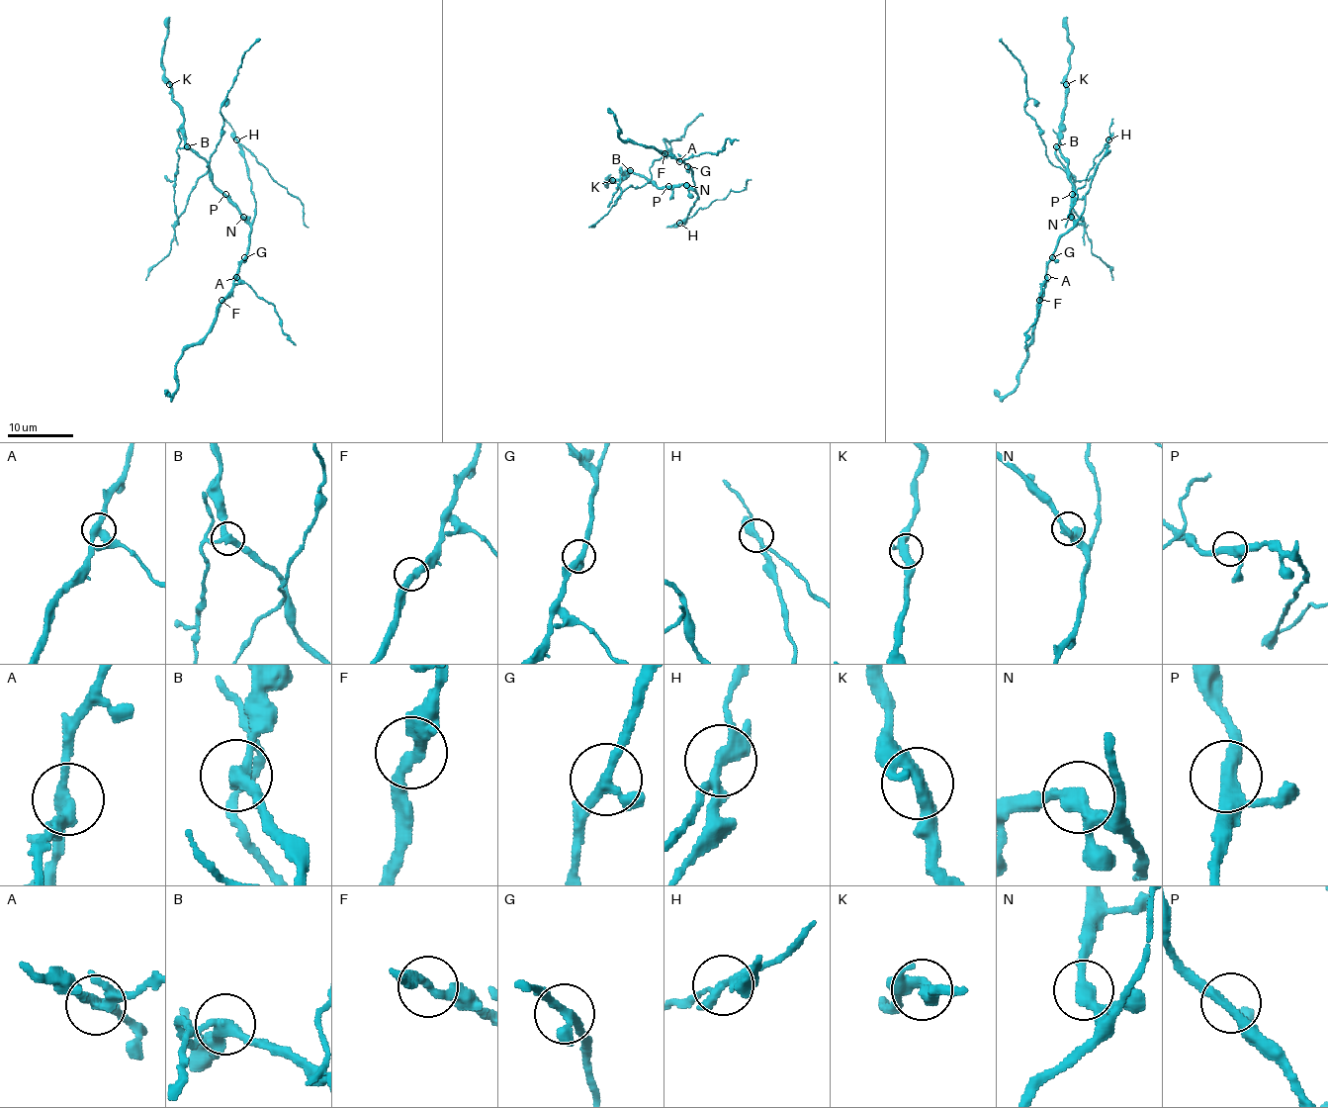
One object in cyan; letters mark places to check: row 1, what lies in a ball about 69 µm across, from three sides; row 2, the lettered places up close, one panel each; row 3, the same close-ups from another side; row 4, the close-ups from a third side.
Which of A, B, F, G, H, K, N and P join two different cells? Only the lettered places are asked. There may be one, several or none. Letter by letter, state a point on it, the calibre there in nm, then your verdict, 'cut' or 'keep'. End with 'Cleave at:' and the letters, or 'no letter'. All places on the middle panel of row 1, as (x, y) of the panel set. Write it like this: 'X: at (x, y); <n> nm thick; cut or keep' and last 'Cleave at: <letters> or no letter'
A: at (679, 161); 320 nm thick; cut
B: at (630, 170); 320 nm thick; cut
F: at (664, 153); 320 nm thick; keep
G: at (687, 166); 320 nm thick; keep
H: at (679, 223); 260 nm thick; cut
K: at (612, 180); 320 nm thick; keep
N: at (686, 185); 300 nm thick; keep
P: at (668, 186); 300 nm thick; keep
Cleave at: A, B, H

